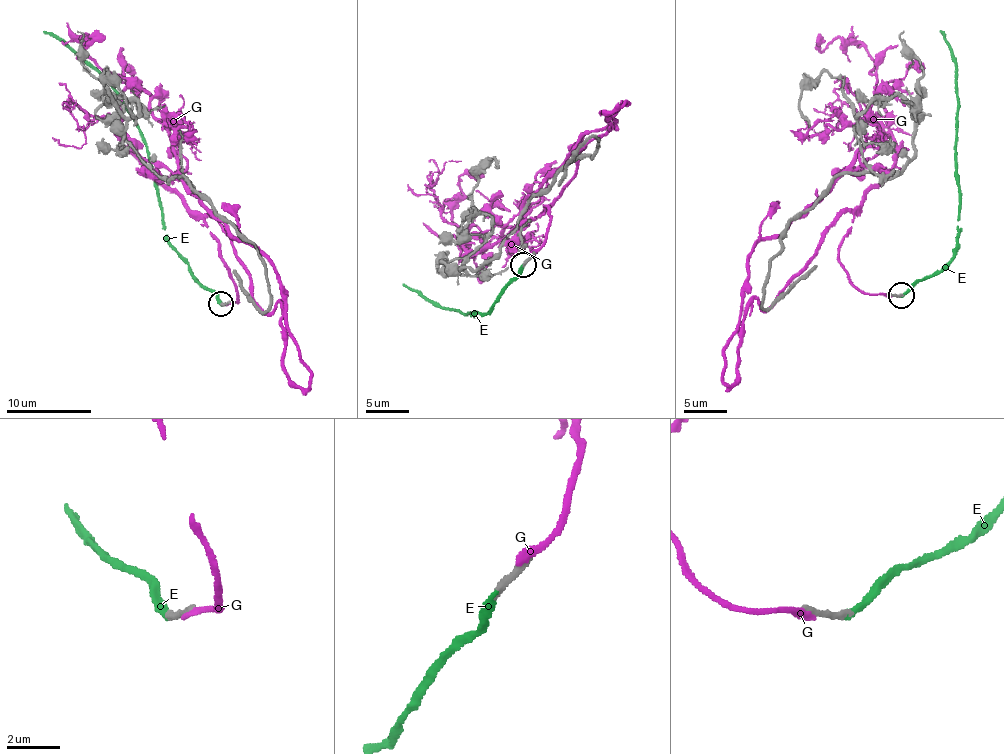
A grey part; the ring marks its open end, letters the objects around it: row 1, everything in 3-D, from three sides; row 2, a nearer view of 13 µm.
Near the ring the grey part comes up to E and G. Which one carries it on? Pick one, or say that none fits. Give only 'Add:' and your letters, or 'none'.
Add: E

